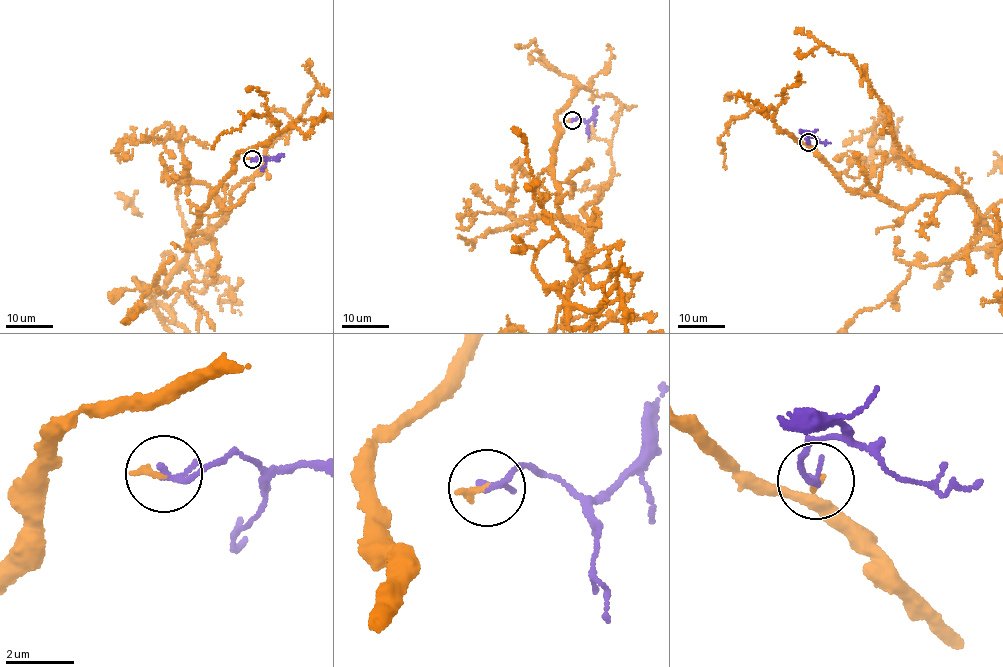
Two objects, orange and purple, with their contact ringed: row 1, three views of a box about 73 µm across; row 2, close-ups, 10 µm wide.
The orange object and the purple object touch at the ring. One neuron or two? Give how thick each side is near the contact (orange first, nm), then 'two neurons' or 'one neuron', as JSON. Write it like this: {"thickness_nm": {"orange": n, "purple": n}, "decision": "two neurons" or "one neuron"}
{"thickness_nm": {"orange": 180, "purple": 220}, "decision": "one neuron"}

